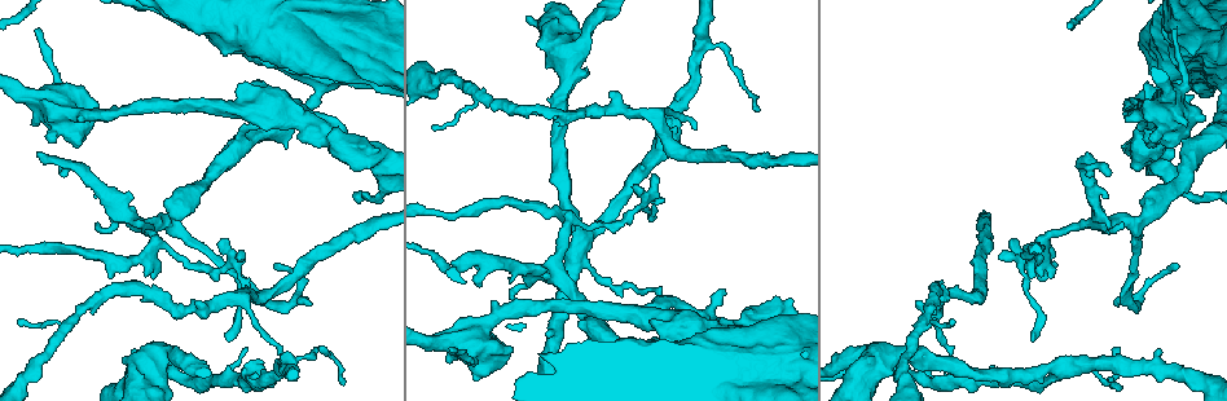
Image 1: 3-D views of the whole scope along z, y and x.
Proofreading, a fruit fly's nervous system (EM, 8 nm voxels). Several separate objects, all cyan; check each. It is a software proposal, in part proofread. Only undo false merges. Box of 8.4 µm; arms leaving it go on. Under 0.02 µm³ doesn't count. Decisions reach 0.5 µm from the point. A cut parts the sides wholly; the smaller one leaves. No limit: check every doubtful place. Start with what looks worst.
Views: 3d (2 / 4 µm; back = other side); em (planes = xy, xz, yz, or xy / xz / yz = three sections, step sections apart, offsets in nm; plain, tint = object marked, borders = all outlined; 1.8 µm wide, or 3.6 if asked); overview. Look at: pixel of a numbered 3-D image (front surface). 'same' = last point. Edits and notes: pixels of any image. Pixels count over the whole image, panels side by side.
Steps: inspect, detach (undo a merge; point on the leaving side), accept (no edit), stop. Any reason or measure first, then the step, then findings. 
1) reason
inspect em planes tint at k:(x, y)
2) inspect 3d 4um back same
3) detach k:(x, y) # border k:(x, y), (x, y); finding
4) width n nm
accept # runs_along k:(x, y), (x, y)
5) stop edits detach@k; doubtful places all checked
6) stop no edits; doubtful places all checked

inspect em 3.6um planes tint at 1:(894, 355)

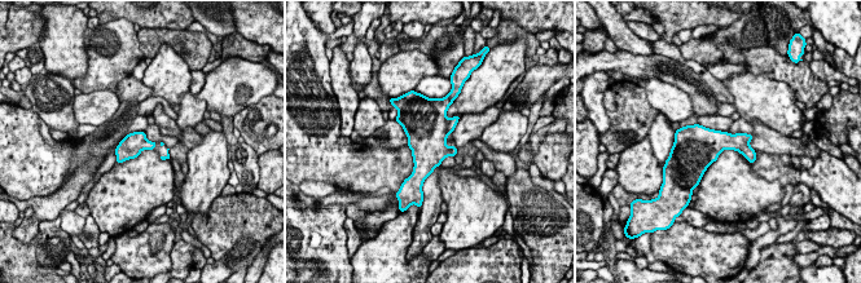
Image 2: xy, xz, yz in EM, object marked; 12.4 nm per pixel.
accept # one neuron here

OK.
thick turns thin
inspect em yz step 8 tint at 1:(261, 381)

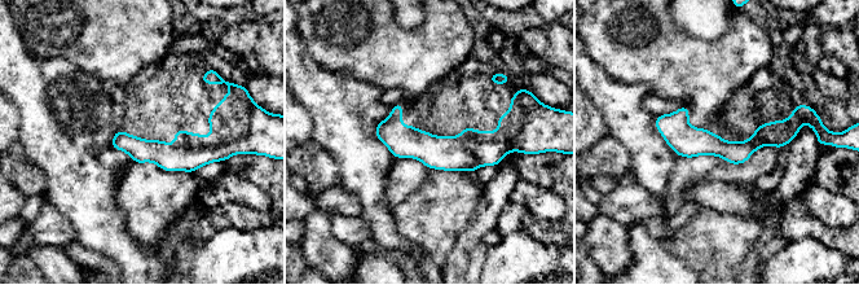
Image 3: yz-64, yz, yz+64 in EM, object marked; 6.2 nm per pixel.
accept # runs_along 3:(659, 122), (721, 148), (794, 123); all the same neuron

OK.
two arms at a narrow angle
inspect em planes tint at 1:(679, 329)

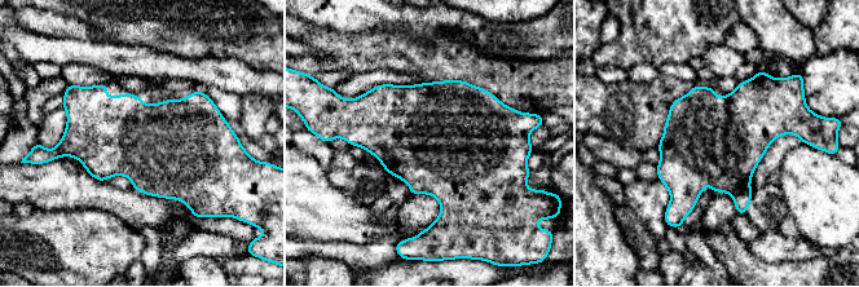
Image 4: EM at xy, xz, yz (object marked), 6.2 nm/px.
width 550 nm
detach 4:(722, 151) # border 4:(749, 185), (740, 186), (730, 194); a second neuron is stuck on

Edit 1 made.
sharp bend
inspect em xz step 8 tint at 1:(279, 304)

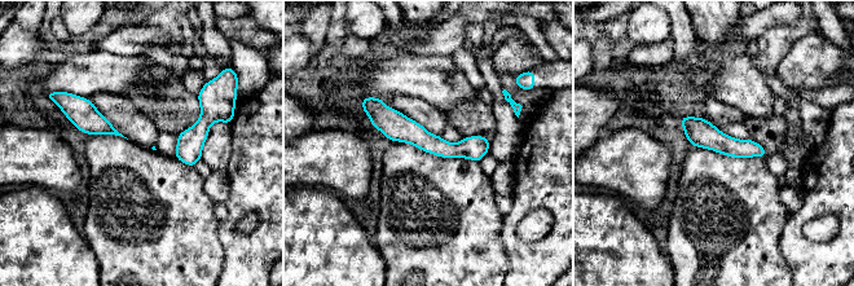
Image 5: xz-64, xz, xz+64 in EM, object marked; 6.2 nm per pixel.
another direction
inspect em xy step 8 tint same

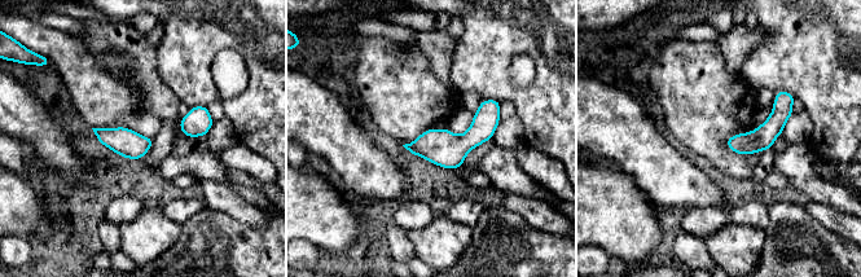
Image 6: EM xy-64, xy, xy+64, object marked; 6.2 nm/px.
accept # one neuron here

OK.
stop edits detach@4; doubtful places all checked

